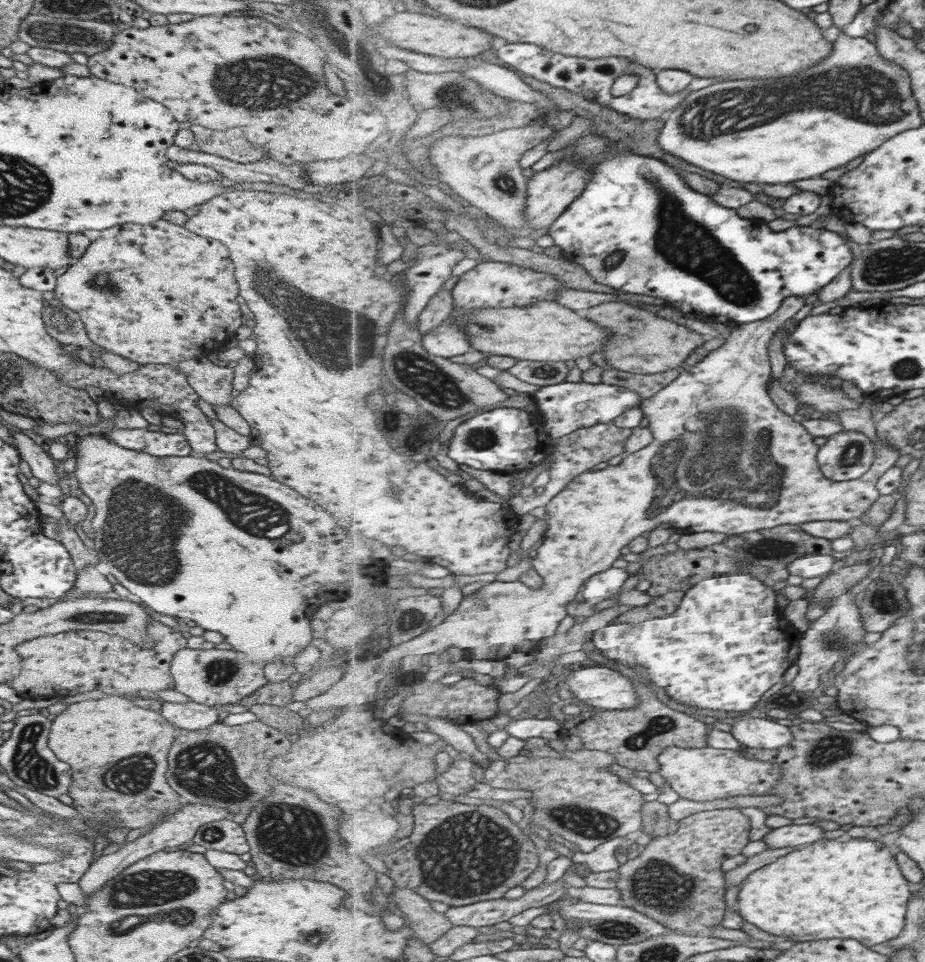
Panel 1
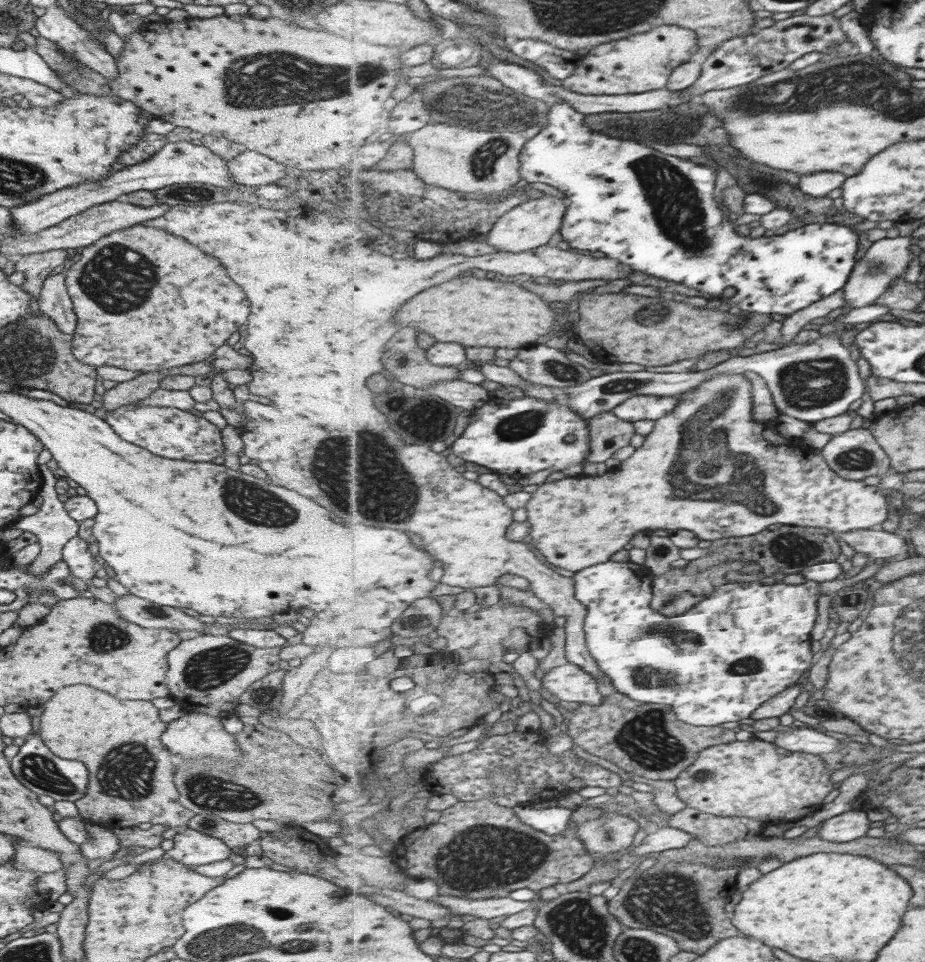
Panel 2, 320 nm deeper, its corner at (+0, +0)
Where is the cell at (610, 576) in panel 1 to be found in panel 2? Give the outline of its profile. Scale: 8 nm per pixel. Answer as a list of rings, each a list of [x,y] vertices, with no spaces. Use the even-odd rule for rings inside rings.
[[[607,561],[581,569],[574,573],[576,580],[576,597],[588,606],[588,615],[585,616],[585,642],[595,658],[599,669],[610,679],[617,693],[625,694],[641,703],[652,703],[653,705],[670,705],[676,712],[678,718],[692,726],[719,727],[726,722],[738,722],[751,718],[765,702],[772,700],[778,694],[784,692],[799,682],[799,678],[811,668],[816,652],[811,652],[811,632],[815,628],[815,622],[819,618],[819,595],[822,583],[810,580],[799,584],[784,584],[782,581],[772,585],[765,585],[759,581],[749,580],[746,582],[732,582],[717,588],[711,596],[703,602],[694,606],[689,612],[681,616],[665,616],[651,608],[653,600],[653,574],[652,570],[645,564],[639,565],[630,561],[614,562]]]

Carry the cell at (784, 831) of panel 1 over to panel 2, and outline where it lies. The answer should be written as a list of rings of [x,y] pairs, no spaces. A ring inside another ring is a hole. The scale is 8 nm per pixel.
[[[853,810],[824,821],[817,836],[831,842],[852,842],[869,830],[871,820],[867,818],[867,810]]]

